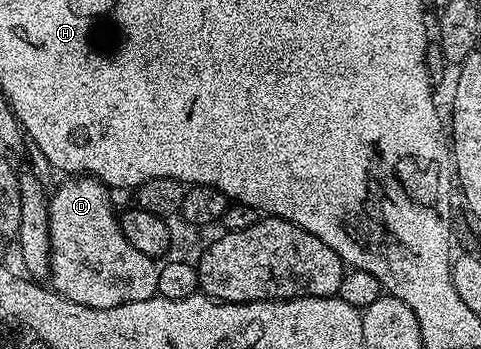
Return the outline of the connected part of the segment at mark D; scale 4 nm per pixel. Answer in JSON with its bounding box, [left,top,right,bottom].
[48,176,159,308]

